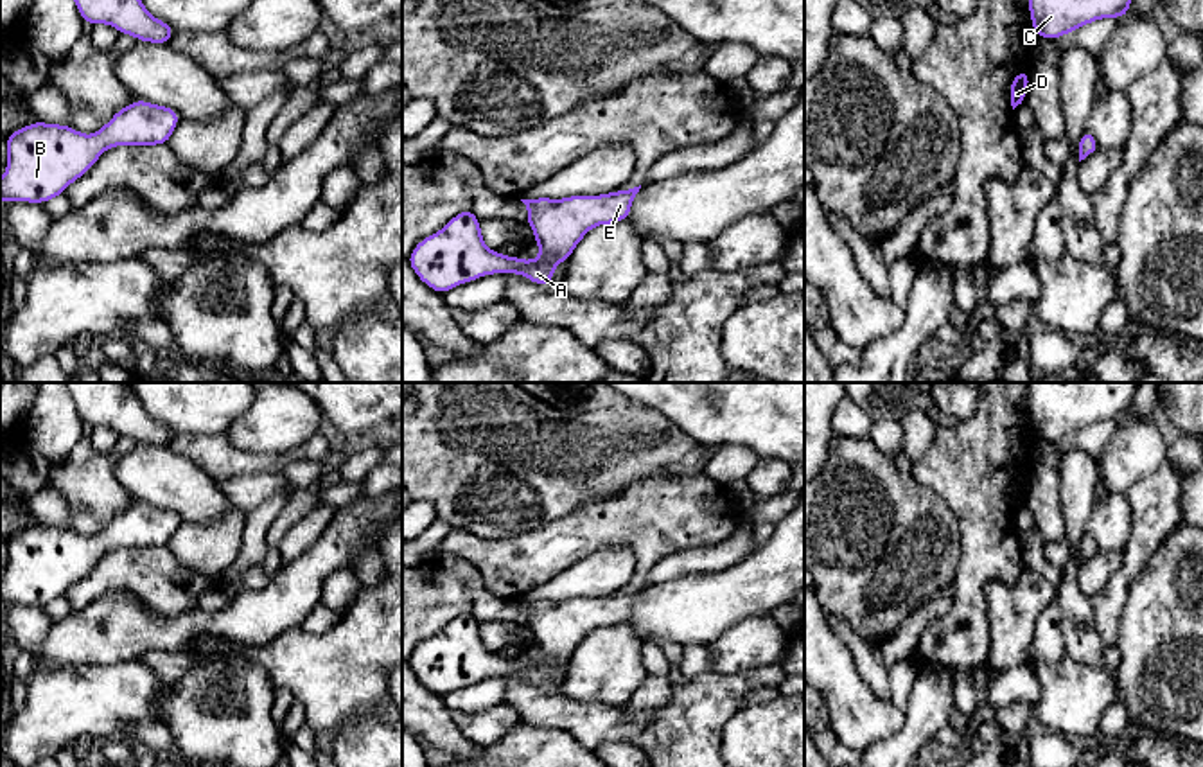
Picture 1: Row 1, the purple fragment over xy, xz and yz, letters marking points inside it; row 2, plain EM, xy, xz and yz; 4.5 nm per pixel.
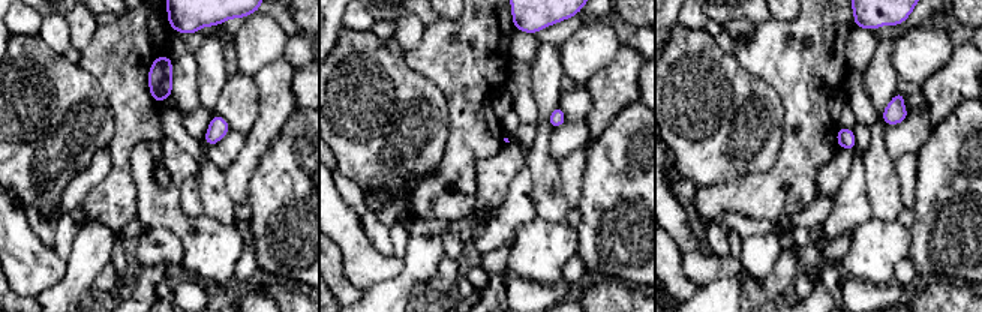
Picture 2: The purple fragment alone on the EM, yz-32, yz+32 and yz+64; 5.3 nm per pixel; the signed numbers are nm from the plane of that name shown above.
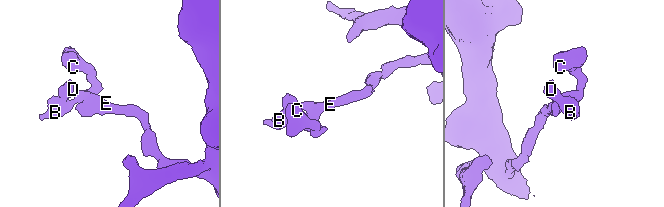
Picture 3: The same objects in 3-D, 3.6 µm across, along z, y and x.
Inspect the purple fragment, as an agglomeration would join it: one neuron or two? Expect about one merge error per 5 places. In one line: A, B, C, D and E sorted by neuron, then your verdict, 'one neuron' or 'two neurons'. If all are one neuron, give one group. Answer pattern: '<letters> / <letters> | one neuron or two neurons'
A B C D E | one neuron

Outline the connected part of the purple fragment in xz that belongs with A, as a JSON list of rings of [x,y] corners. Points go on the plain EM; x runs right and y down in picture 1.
[[[641,587],[602,598],[521,602],[528,611],[526,625],[531,629],[535,645],[540,650],[540,657],[535,663],[522,663],[519,657],[505,659],[499,654],[488,652],[481,639],[479,622],[472,616],[470,611],[454,618],[440,634],[420,643],[408,663],[418,681],[440,697],[460,686],[492,675],[519,675],[539,688],[546,688],[553,684],[555,668],[571,659],[576,647],[591,630],[598,627],[625,623],[628,620],[630,607],[639,591]]]

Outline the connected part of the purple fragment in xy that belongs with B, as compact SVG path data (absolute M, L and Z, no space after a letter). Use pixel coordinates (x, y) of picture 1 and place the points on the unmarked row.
M135 503L95 537L70 528L34 525L7 537L7 573L0 604L45 605L84 578L113 548L167 546L180 519L172 510Z

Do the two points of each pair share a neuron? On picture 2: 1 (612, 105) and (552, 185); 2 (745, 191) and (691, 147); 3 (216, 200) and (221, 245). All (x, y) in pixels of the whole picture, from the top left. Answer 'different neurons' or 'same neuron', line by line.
1: different neurons
2: different neurons
3: different neurons

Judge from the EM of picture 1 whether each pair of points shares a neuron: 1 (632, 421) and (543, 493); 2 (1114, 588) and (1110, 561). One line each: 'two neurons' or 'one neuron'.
1: one neuron
2: two neurons

